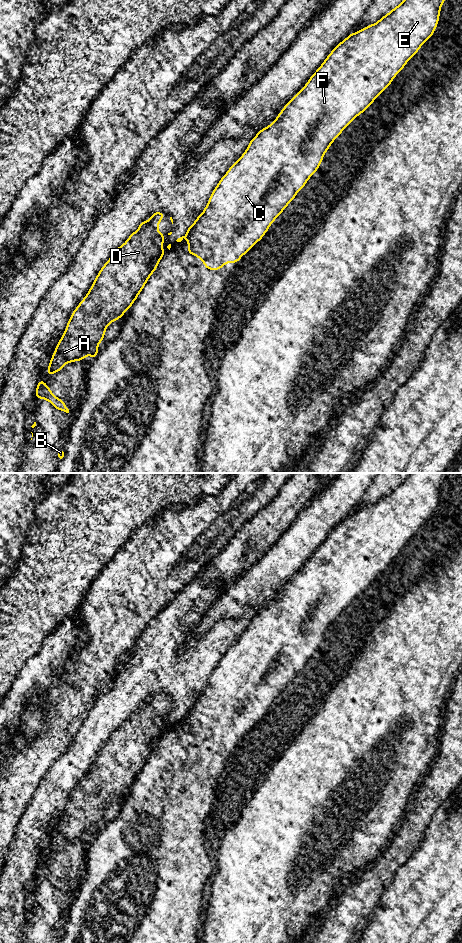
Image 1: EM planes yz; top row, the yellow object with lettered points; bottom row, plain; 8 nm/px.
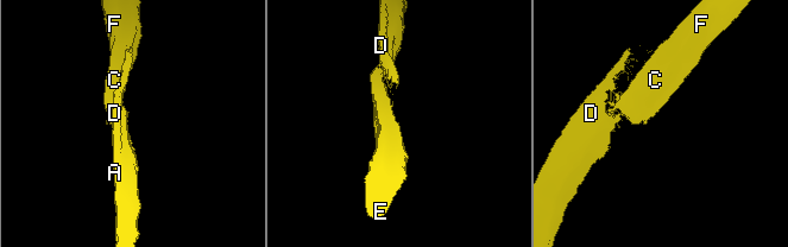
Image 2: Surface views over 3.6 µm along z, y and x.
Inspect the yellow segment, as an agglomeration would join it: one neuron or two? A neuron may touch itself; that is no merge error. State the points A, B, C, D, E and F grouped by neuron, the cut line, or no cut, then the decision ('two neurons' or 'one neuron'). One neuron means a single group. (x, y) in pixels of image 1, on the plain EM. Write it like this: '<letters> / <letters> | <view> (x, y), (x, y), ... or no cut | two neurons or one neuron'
A B D / C E F | yz (193, 705), (184, 716) | two neurons

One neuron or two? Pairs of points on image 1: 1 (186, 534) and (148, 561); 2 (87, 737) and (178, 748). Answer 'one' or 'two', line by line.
1: one
2: two

